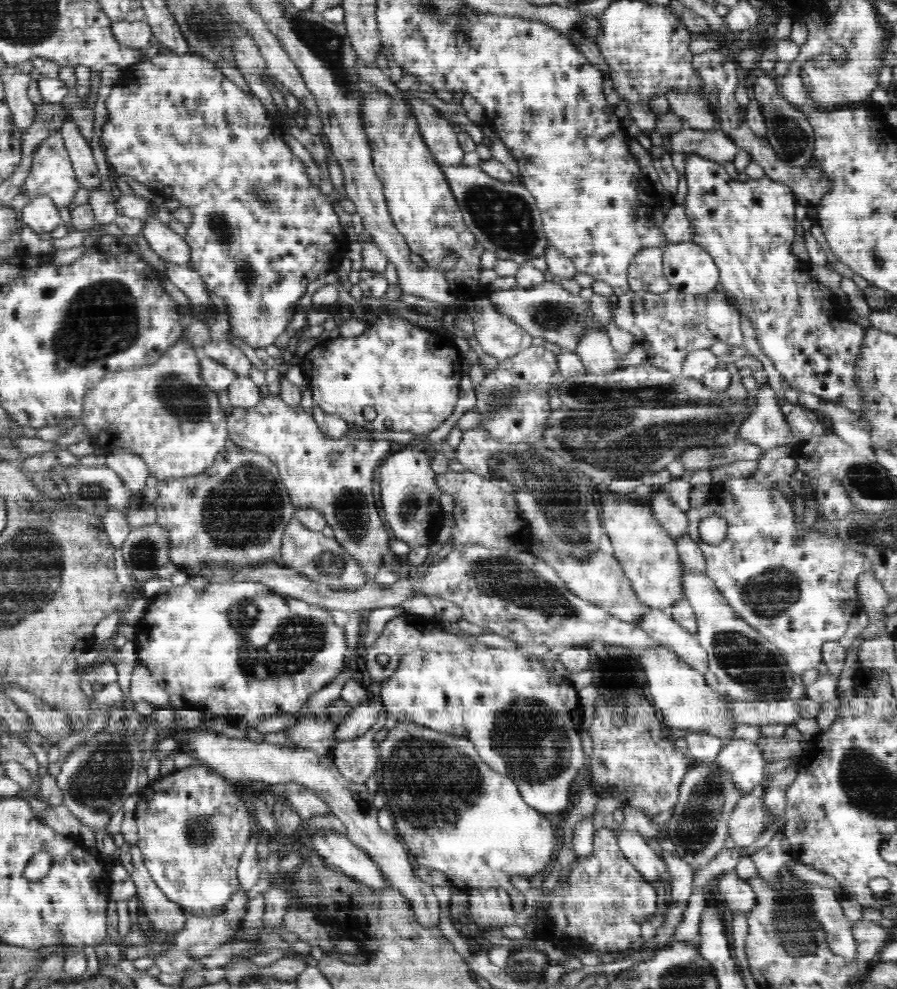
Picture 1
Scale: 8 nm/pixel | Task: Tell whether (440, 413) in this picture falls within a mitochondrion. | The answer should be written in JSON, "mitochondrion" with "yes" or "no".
{"mitochondrion":"no"}

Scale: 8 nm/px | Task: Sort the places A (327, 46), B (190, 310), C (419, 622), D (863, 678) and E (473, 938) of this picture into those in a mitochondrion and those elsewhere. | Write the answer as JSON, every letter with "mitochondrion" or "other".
{"A":"mitochondrion","B":"other","C":"other","D":"other","E":"other"}

